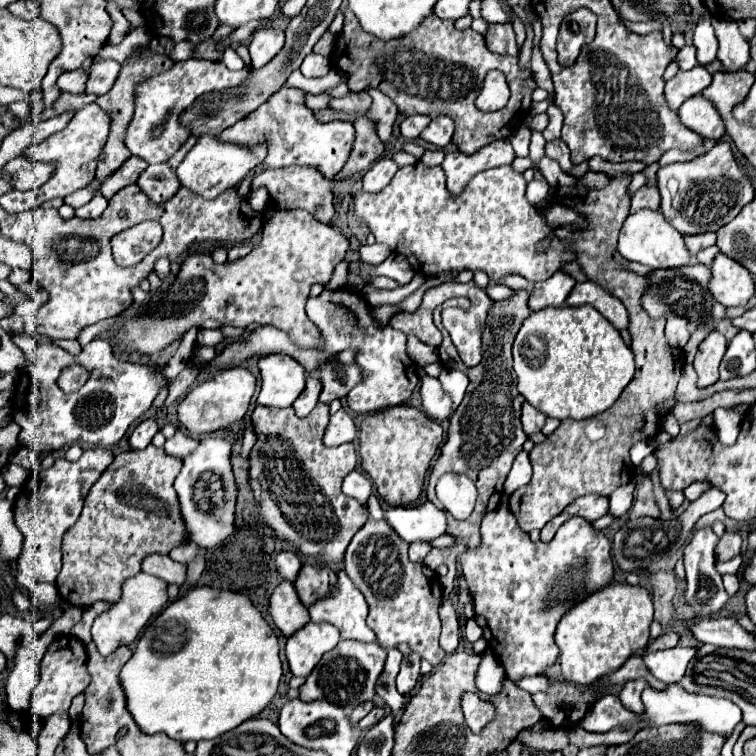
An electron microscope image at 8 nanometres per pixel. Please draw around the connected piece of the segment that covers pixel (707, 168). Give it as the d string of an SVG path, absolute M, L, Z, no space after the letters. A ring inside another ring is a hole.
M720 142L712 150L694 158L692 162L668 164L658 170L658 188L662 196L664 218L682 234L702 234L716 232L724 224L732 222L734 216L754 198L754 186L742 174L734 160L730 142ZM694 180L694 182L692 182ZM710 182L710 184L702 184Z

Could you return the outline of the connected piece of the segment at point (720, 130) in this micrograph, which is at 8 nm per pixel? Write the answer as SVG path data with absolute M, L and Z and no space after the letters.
M704 96L688 98L678 110L680 120L684 126L694 130L704 138L722 138L724 136L724 122L716 112L714 104Z

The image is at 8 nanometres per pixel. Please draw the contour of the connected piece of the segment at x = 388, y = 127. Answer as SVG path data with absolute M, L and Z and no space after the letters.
M368 90L370 96L372 96L372 106L368 110L368 120L376 122L376 132L378 132L378 138L382 138L382 142L386 142L390 136L392 136L392 126L394 126L394 120L398 118L398 112L396 112L396 106L394 102L390 102L386 98L386 94L380 94L380 92L372 92Z

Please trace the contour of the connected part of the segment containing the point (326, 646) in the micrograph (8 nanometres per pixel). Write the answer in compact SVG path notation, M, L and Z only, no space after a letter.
M308 622L286 642L286 660L294 676L308 676L320 658L338 644L338 628L332 624Z

